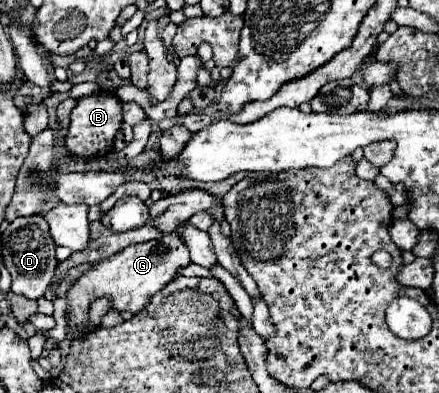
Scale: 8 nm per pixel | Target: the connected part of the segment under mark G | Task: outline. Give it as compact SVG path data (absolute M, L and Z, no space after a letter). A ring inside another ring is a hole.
M179 233L163 235L161 239L153 239L147 243L129 245L123 251L115 253L109 259L103 259L91 267L67 293L67 339L71 339L71 333L75 327L81 327L87 323L89 303L97 297L111 297L115 311L131 311L139 313L145 309L151 301L151 297L161 291L167 283L171 283L181 267L187 267L191 263L191 255Z

